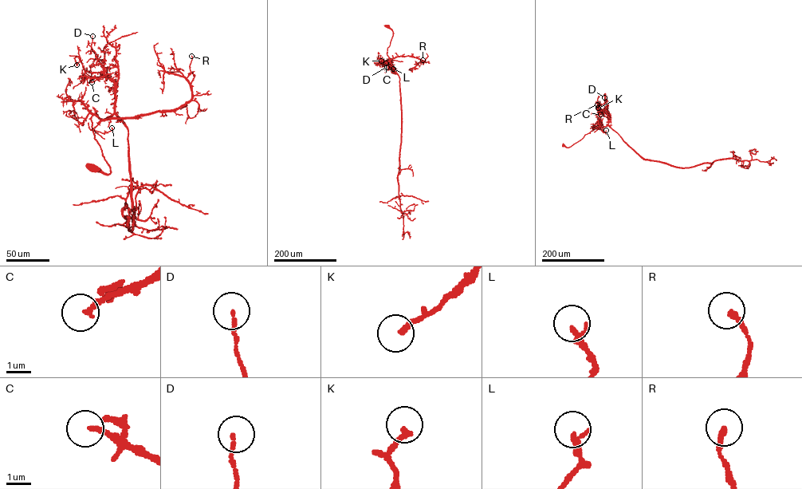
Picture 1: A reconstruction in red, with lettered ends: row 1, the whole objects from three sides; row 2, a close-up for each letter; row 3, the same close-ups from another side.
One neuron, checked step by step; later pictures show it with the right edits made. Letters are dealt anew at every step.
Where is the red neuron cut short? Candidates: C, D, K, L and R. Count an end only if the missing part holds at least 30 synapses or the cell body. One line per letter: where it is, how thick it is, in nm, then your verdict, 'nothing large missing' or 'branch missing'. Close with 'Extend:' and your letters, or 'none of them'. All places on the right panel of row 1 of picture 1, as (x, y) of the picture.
C: at (600, 114); 200 nm thick; nothing large missing
D: at (604, 97); 140 nm thick; nothing large missing
K: at (598, 108); 240 nm thick; nothing large missing
L: at (606, 130); 170 nm thick; nothing large missing
R: at (597, 104); 240 nm thick; nothing large missing
Extend: none of them

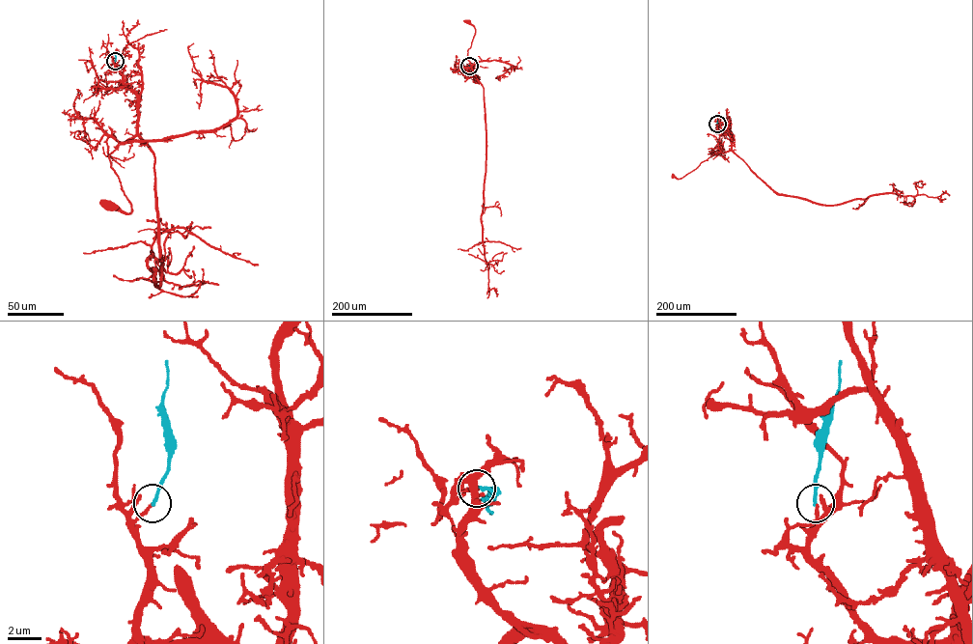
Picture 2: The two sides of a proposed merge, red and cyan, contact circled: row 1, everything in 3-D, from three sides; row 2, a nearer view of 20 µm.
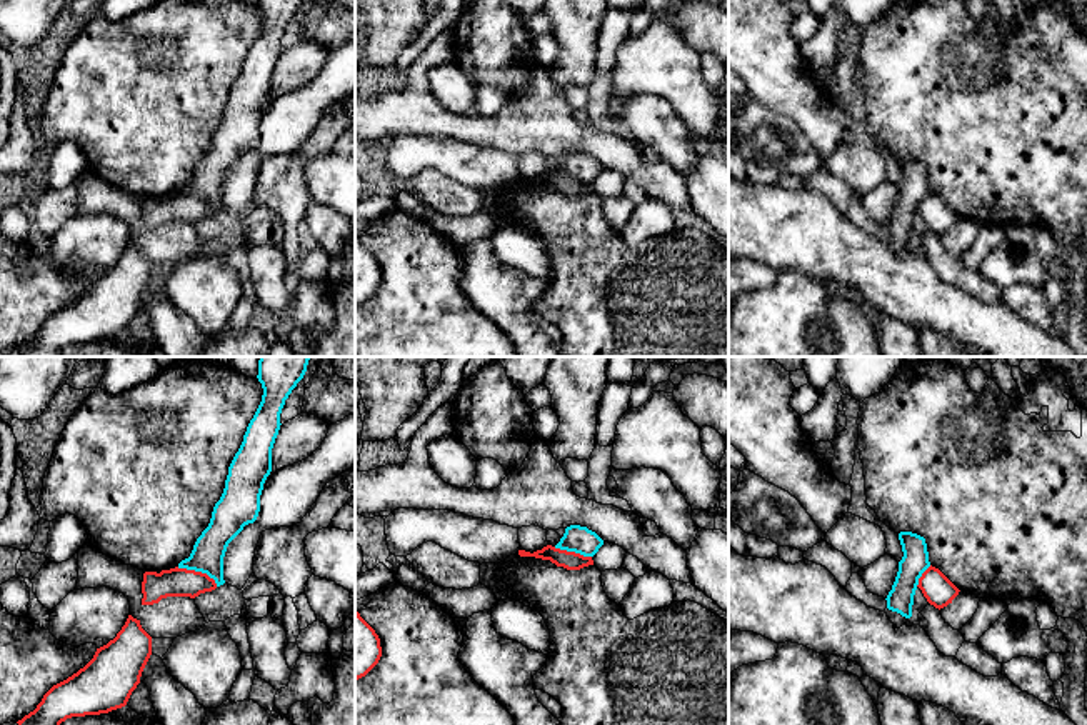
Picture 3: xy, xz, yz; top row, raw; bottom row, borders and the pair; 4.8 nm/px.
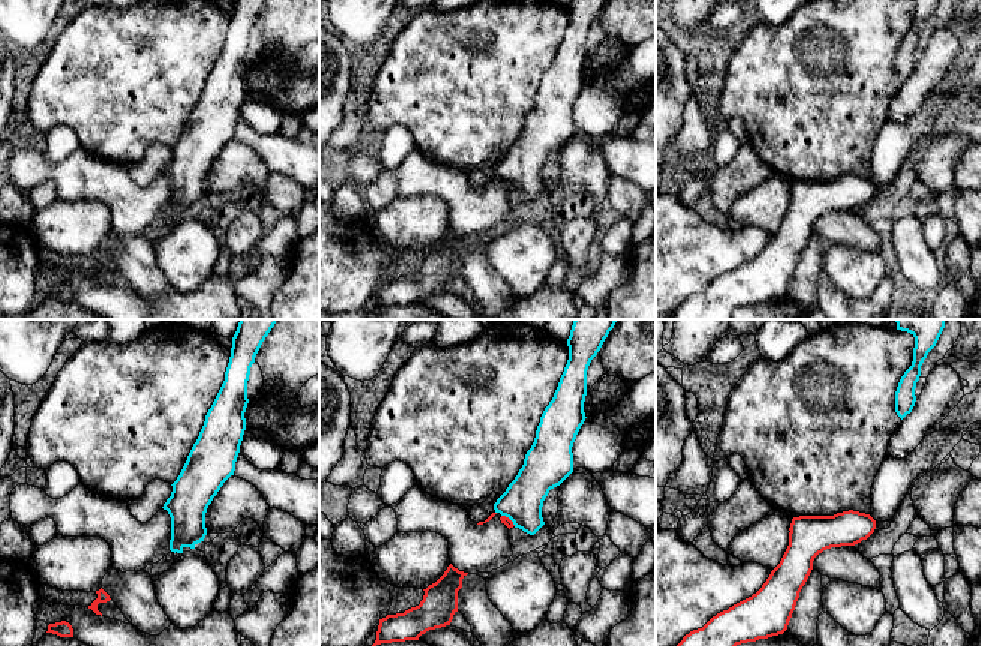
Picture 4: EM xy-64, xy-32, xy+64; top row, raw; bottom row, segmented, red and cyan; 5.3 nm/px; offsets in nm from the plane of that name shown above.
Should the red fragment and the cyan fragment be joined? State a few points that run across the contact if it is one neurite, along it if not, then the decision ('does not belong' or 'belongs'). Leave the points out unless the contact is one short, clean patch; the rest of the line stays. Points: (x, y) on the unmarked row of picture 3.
line xy (177, 194), (205, 199), (217, 212); does not belong

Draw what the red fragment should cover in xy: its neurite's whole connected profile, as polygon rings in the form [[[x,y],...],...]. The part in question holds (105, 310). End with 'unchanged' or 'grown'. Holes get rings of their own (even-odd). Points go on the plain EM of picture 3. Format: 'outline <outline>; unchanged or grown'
outline [[[128,242],[113,267],[67,307],[53,312],[18,357],[58,357],[72,343],[100,342],[127,332],[152,282],[152,263]]]; unchanged

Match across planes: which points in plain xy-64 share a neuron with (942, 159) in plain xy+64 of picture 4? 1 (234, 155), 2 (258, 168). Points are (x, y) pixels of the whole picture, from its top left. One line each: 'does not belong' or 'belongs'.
1: belongs
2: belongs

